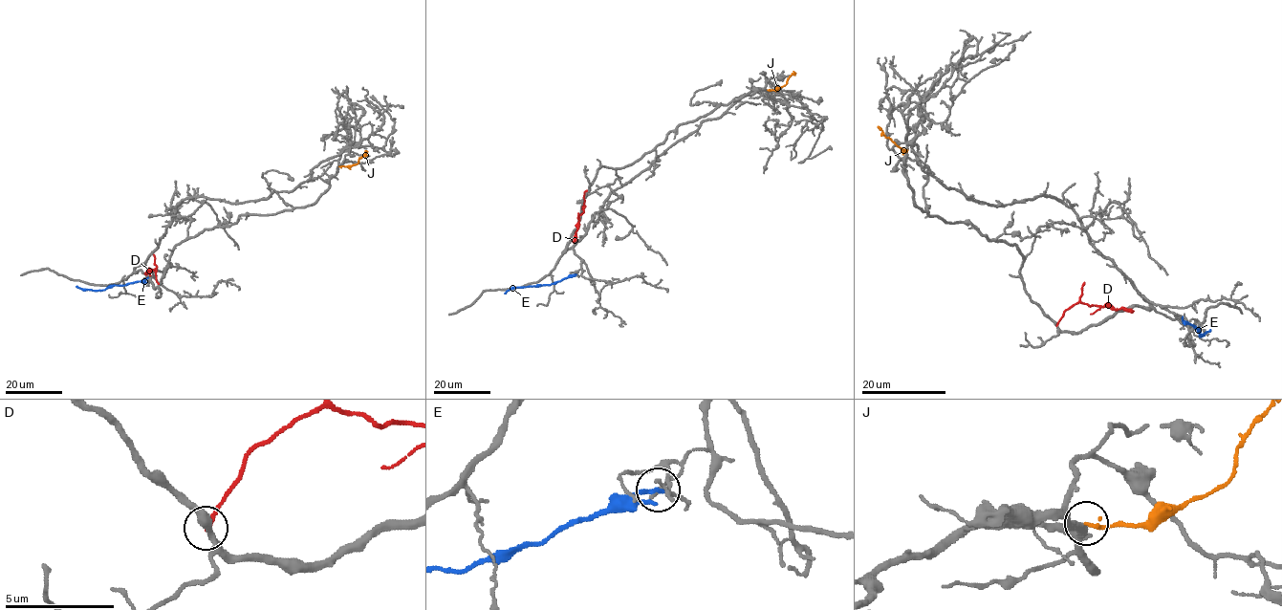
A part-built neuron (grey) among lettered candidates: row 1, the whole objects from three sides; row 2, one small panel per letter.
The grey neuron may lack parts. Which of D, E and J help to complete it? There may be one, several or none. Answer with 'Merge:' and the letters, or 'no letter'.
Merge: no letter

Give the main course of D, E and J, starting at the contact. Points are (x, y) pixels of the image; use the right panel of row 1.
D: (1056, 325), (1065, 312), (1079, 302), (1134, 311)
E: (1183, 317), (1198, 328), (1199, 336), (1210, 330)
J: (905, 150), (878, 126)

